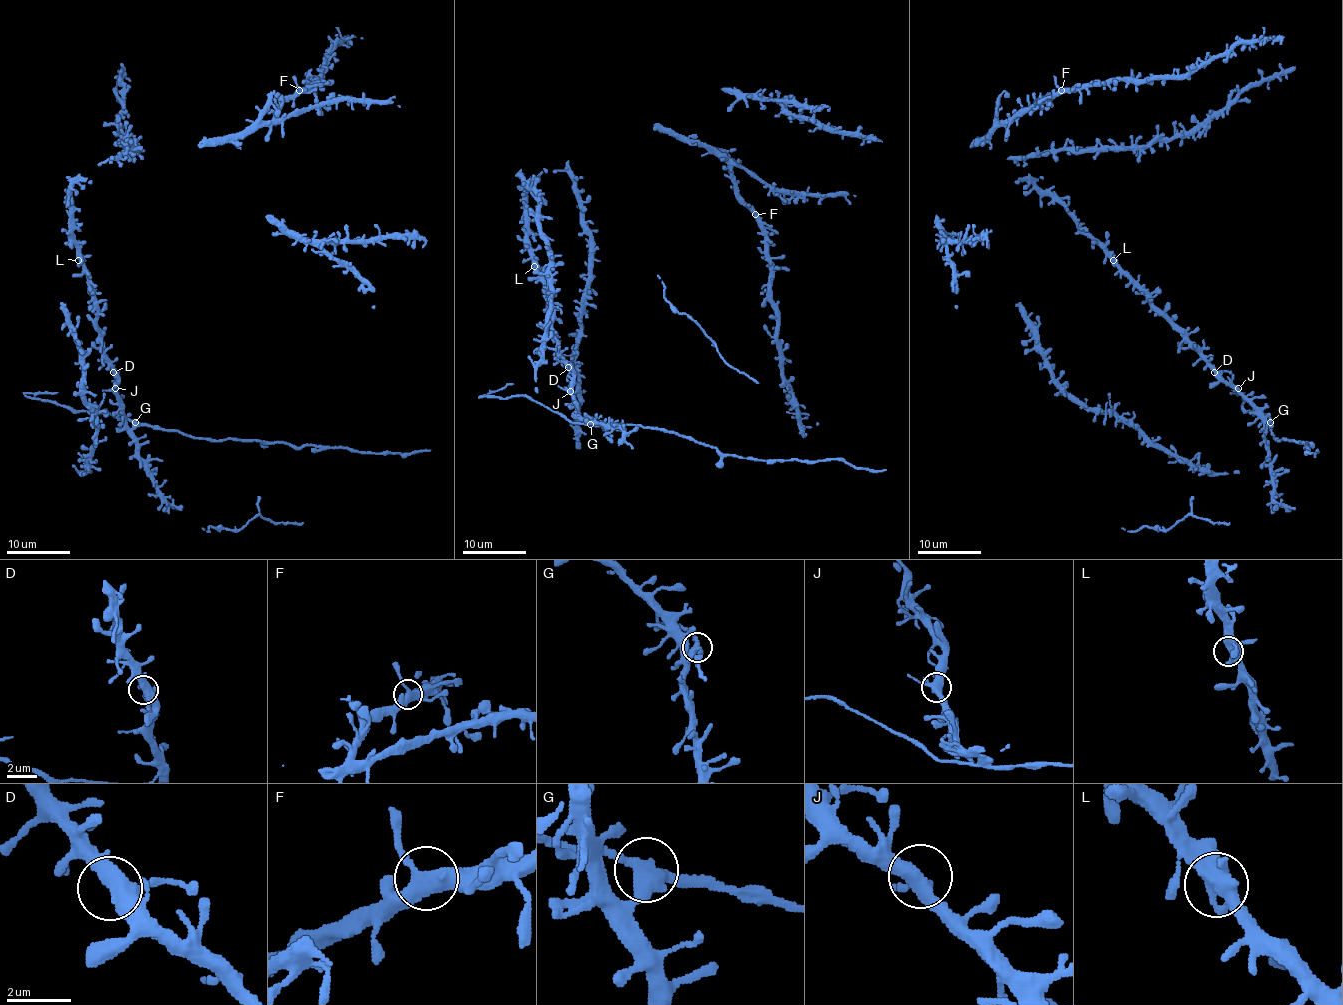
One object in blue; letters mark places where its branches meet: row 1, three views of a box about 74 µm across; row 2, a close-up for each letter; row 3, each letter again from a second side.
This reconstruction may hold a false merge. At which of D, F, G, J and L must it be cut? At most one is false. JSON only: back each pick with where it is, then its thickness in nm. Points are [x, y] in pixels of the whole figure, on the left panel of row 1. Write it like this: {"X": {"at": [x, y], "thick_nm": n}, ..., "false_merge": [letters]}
{"G": {"at": [135, 422], "thick_nm": 400}, "false_merge": ["G"]}

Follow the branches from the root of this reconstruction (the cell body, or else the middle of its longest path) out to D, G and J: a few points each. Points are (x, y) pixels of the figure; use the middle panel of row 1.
D: (537, 265), (551, 309), (556, 348), (568, 367)
G: (537, 265), (551, 309), (556, 352), (573, 375), (572, 399), (575, 412), (584, 423), (591, 424)
J: (537, 265), (551, 309), (556, 352), (573, 375), (570, 391)

